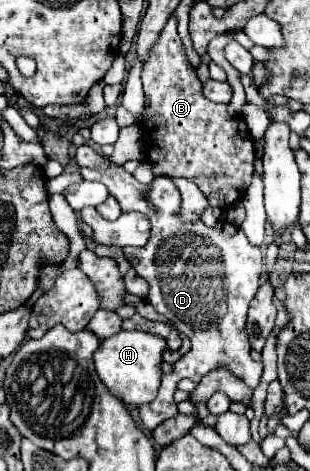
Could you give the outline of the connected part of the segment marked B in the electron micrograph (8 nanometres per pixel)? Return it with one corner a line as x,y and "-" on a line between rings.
174,16
164,26
150,60
144,64
142,84
144,94
150,98
150,108
144,110
142,136
154,176
184,176
194,180
214,208
236,204
250,186
254,144
242,118
230,118
226,104
204,98
200,80
176,32

